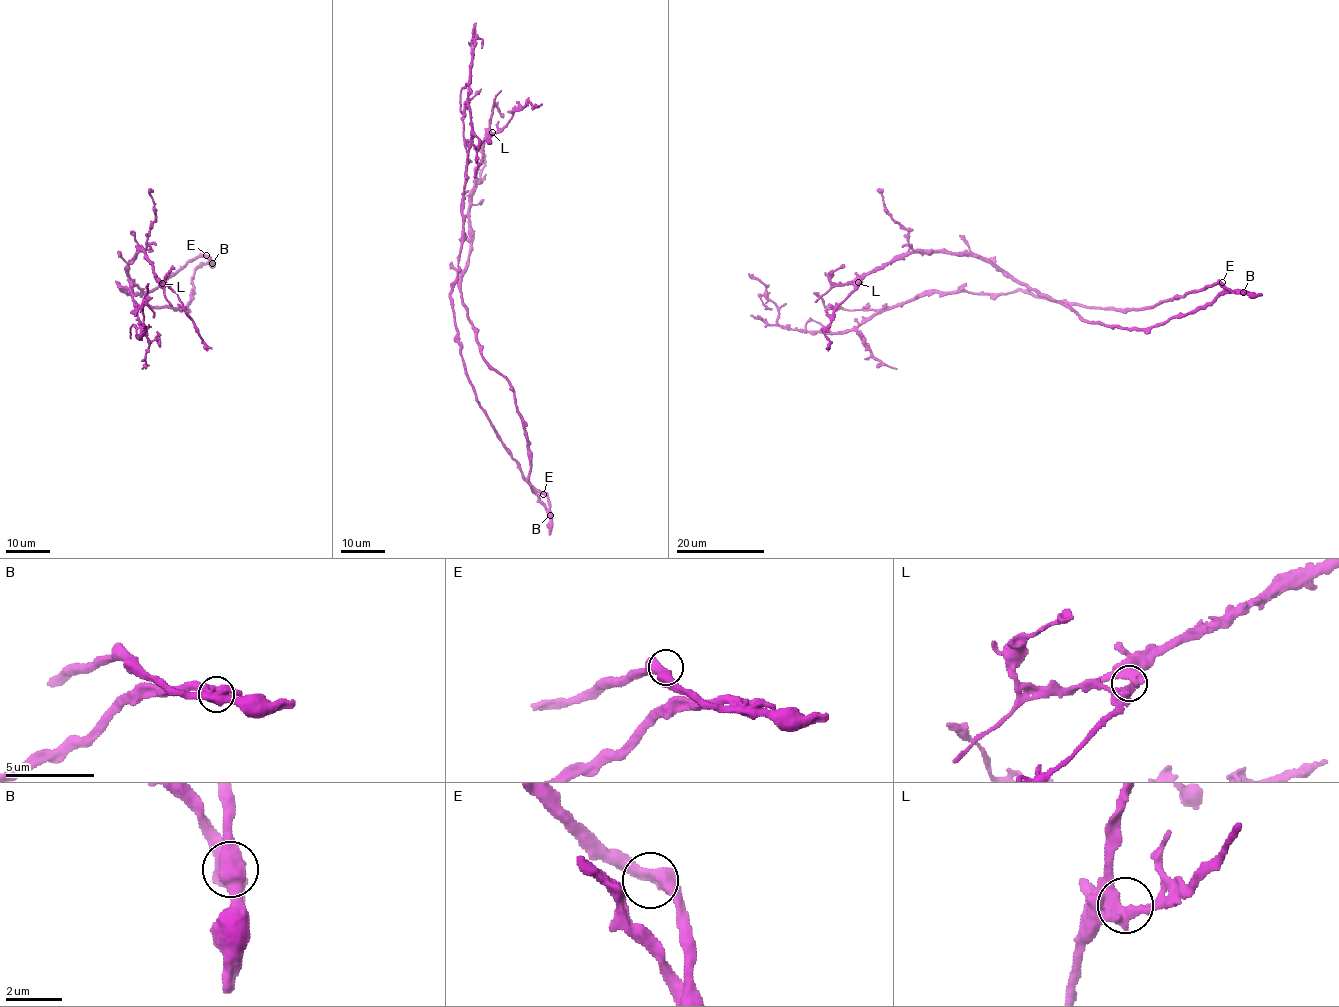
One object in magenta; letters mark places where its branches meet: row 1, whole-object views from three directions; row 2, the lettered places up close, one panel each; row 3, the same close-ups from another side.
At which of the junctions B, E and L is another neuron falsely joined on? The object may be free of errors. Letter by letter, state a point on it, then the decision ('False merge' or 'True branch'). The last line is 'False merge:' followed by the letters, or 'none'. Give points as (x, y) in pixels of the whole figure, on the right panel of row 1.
B: Place: (1243, 292). False merge
E: Place: (1222, 282). True branch
L: Place: (858, 282). True branch
False merge: B

